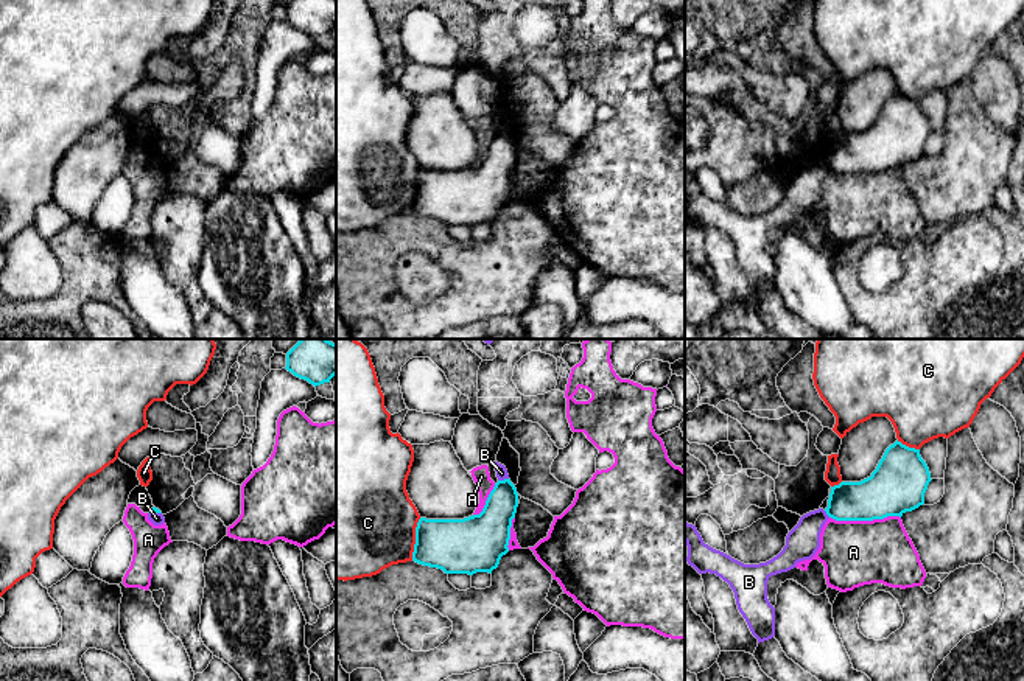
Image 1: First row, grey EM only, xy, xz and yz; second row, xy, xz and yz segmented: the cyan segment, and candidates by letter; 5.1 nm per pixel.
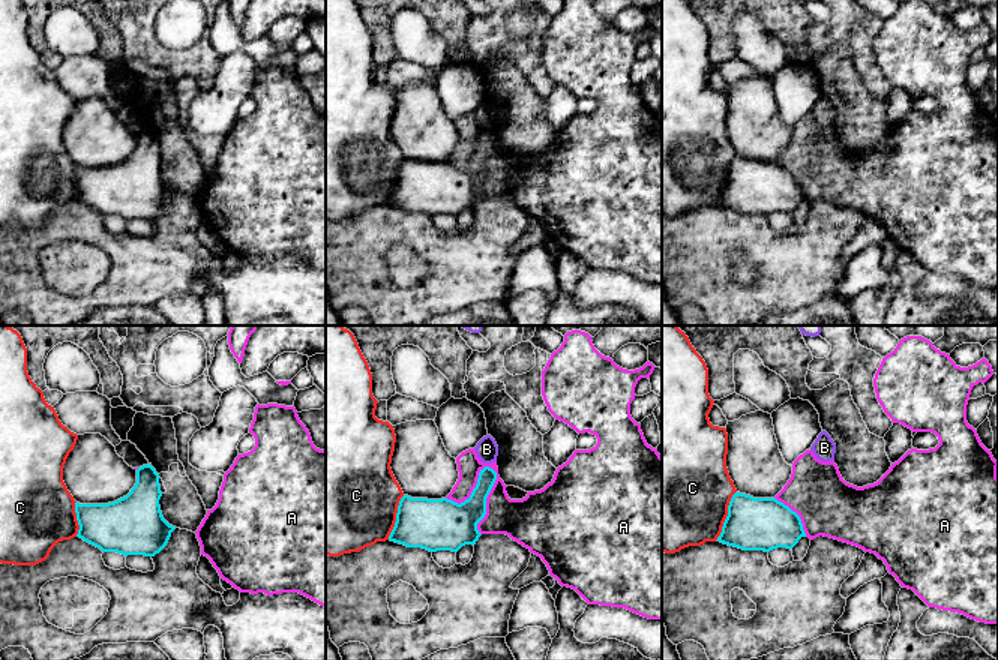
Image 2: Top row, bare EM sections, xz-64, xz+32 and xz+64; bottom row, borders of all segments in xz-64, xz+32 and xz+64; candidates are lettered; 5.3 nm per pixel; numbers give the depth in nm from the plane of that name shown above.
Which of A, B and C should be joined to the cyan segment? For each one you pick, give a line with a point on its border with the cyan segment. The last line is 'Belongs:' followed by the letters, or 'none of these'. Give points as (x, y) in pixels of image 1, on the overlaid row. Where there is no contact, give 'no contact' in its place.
Belongs: none of these

